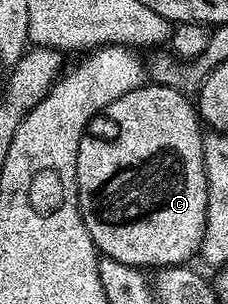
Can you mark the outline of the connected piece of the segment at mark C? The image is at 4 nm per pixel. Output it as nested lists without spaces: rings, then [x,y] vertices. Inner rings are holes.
[[[143,84],[126,94],[118,94],[115,102],[107,108],[106,114],[118,125],[118,135],[109,142],[106,138],[87,136],[80,140],[80,152],[76,156],[76,180],[78,181],[78,207],[82,213],[84,224],[92,236],[95,246],[105,257],[116,260],[120,264],[128,264],[139,268],[156,266],[155,268],[180,266],[189,263],[189,258],[202,249],[202,237],[206,228],[208,212],[208,180],[204,168],[204,152],[202,151],[203,123],[198,117],[195,103],[181,90],[173,90],[170,86]]]

